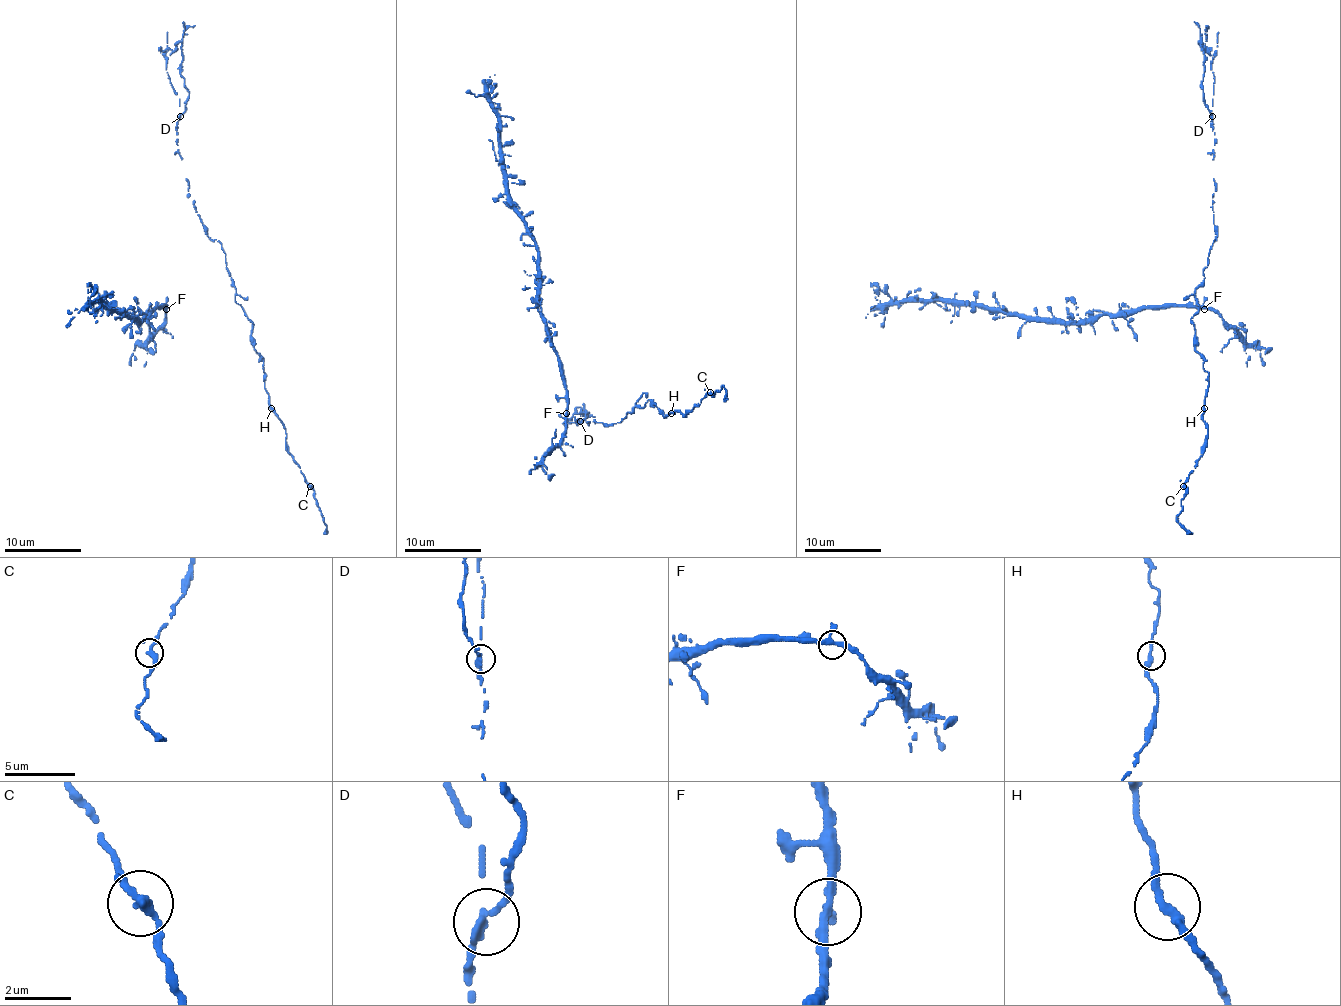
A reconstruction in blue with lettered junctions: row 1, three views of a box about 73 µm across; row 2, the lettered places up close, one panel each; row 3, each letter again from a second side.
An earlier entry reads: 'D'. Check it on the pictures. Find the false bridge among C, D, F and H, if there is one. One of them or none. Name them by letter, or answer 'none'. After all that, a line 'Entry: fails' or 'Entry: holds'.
D
Entry: holds

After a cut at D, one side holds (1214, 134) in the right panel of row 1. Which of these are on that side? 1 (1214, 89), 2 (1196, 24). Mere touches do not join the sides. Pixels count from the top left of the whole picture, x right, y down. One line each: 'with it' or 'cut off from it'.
1: with it
2: cut off from it

